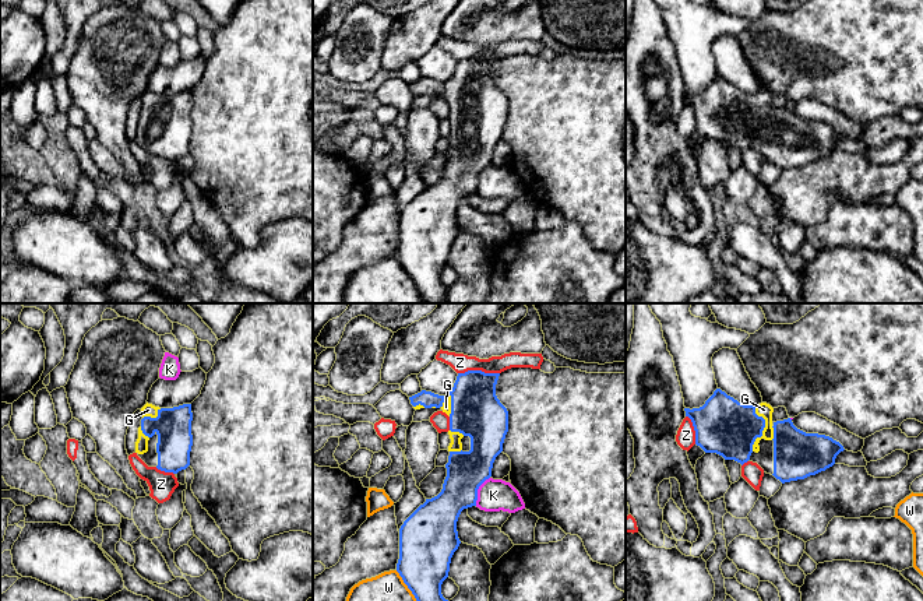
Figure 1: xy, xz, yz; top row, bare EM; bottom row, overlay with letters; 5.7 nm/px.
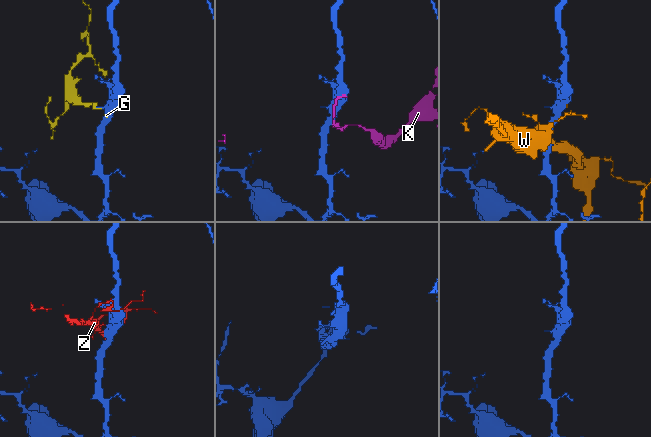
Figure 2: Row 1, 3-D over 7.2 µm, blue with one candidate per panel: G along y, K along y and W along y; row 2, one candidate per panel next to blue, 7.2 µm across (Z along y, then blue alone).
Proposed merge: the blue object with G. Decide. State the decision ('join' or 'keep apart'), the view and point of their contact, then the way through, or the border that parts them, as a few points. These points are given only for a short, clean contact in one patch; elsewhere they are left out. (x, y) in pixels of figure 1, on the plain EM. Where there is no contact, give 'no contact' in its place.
join | yz (763, 116)

